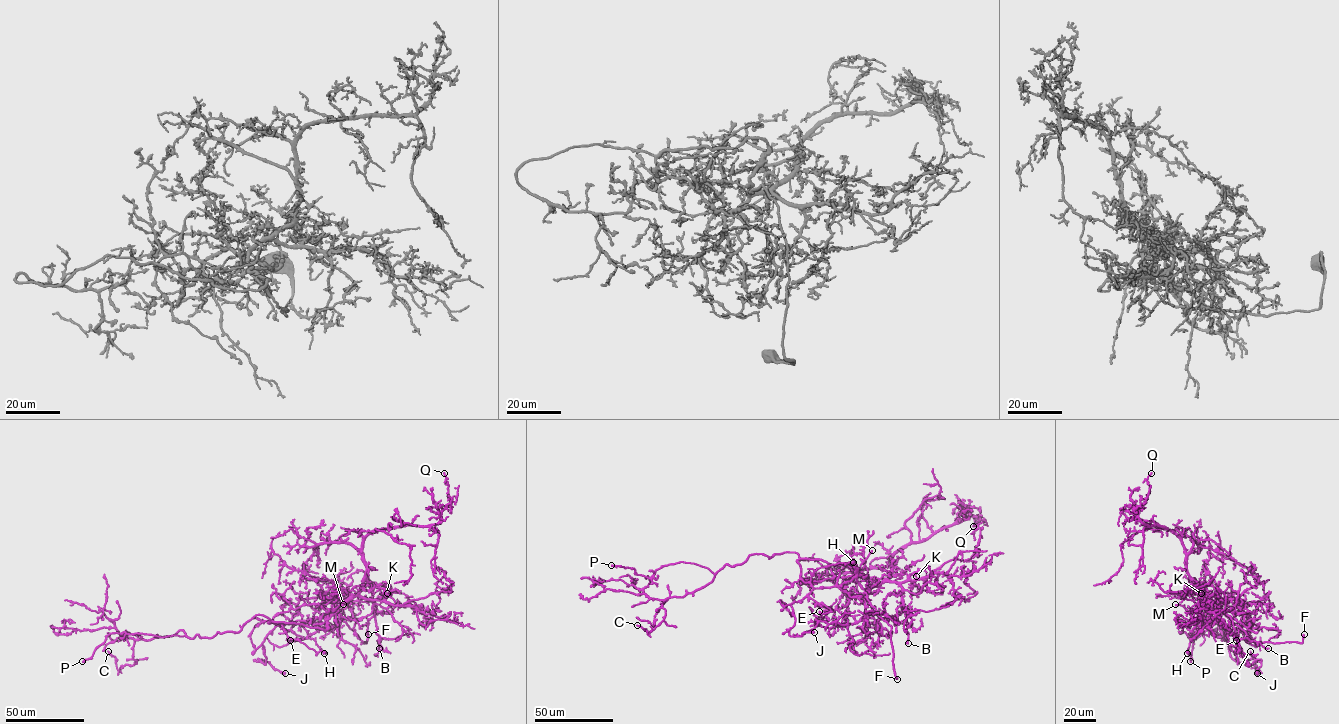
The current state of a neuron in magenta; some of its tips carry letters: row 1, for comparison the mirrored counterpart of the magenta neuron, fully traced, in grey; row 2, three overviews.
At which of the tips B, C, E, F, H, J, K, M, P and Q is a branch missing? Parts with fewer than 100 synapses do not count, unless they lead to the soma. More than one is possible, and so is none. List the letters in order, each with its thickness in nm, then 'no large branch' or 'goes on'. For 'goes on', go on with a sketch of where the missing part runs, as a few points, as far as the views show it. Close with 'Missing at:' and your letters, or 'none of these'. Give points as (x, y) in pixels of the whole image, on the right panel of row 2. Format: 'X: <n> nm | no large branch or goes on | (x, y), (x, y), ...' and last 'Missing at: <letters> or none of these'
B: 260 nm | no large branch
C: 150 nm | no large branch
E: 500 nm | no large branch
F: 420 nm | goes on | (1304, 634), (1308, 620)
H: 600 nm | no large branch
J: 650 nm | no large branch
K: 90 nm | no large branch
M: 360 nm | no large branch
P: 500 nm | no large branch
Q: 170 nm | no large branch
Missing at: F

